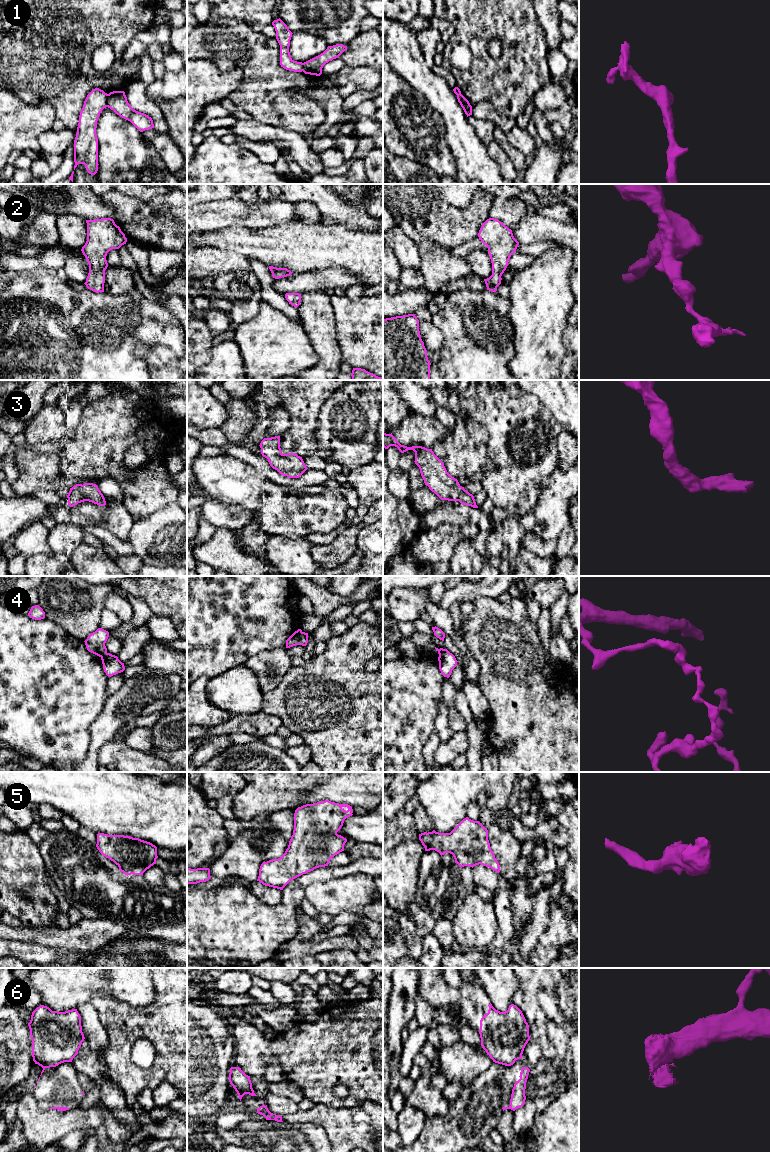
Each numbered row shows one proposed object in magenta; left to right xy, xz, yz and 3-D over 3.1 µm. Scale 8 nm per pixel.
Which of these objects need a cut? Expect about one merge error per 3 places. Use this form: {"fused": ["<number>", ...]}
{"fused": ["1", "4", "6"]}

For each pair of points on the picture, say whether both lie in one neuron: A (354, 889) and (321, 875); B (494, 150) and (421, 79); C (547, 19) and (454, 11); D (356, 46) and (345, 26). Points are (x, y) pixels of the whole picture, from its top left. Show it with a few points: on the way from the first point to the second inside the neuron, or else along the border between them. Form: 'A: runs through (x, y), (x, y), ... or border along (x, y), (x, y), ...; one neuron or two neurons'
A: border along (353, 874), (307, 885); two neurons
B: border along (486, 146), (487, 153), (499, 166); two neurons
C: border along (534, 10), (546, 40); two neurons
D: border along (361, 31), (343, 44); two neurons

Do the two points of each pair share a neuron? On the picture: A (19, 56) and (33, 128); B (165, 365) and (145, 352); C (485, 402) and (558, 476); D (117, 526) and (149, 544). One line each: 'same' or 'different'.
A: different
B: same
C: different
D: different

